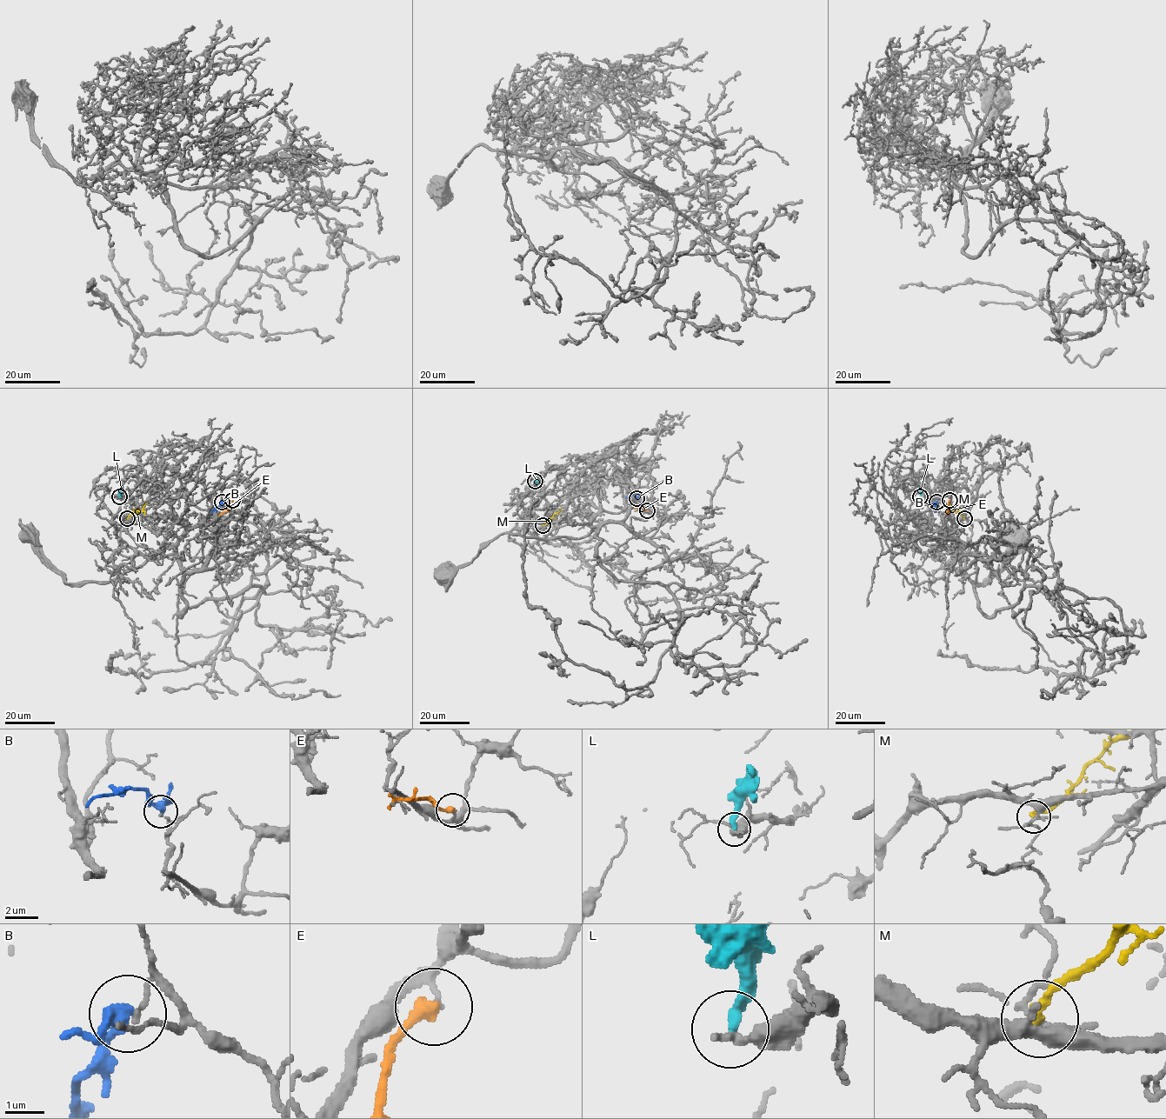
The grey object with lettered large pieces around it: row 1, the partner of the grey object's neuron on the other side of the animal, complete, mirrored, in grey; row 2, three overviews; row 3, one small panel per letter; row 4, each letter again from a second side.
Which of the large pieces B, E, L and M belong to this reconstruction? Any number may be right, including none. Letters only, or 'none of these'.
none of these

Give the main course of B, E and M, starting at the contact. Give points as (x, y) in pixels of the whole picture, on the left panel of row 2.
B: (222, 502), (210, 511)
E: (232, 500), (229, 506), (218, 515)
M: (127, 518), (135, 510), (141, 510), (146, 502)

